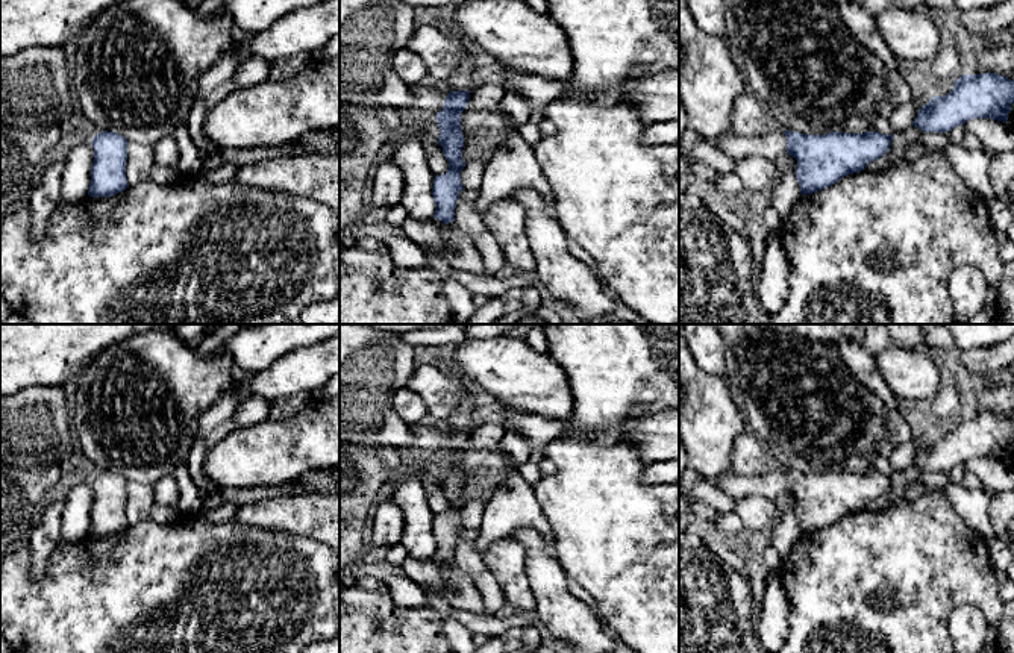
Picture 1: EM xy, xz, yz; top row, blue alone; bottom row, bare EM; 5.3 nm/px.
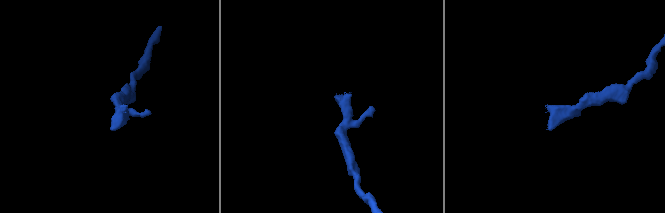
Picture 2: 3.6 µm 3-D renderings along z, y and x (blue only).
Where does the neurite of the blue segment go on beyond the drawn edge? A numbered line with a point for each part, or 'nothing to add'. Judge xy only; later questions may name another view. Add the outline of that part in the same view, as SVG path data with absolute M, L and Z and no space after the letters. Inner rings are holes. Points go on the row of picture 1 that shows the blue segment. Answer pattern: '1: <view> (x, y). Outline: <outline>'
nothing to add

